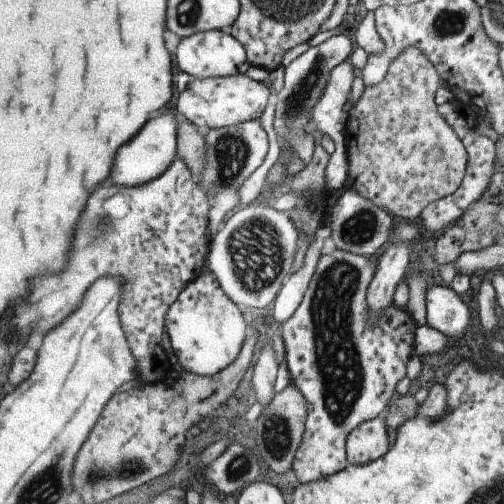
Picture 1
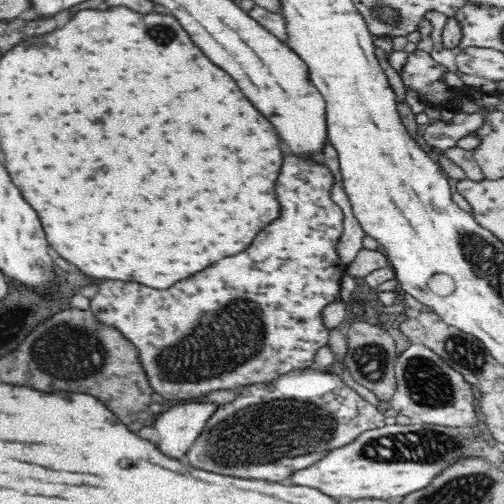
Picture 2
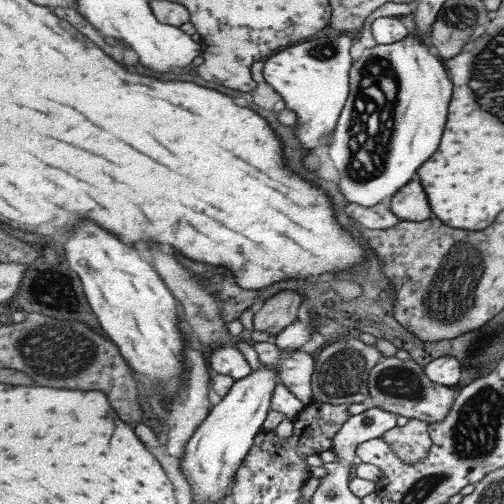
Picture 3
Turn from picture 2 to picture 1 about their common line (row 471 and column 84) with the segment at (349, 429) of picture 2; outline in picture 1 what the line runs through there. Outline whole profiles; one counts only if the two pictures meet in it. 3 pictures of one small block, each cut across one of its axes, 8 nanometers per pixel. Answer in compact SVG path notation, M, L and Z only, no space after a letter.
M177 158L175 164L161 178L139 188L103 184L103 188L97 188L95 196L87 200L87 216L83 216L83 224L79 224L79 232L75 234L75 248L71 248L71 264L67 264L65 272L31 280L33 292L25 300L25 304L17 306L13 326L21 336L41 334L45 338L51 330L63 326L83 306L91 286L95 286L103 278L121 278L123 298L119 310L123 330L137 360L137 380L141 380L145 386L163 384L167 374L173 370L169 360L165 358L163 348L167 312L179 300L183 288L199 280L203 276L203 270L209 268L211 236L211 202L185 160Z

